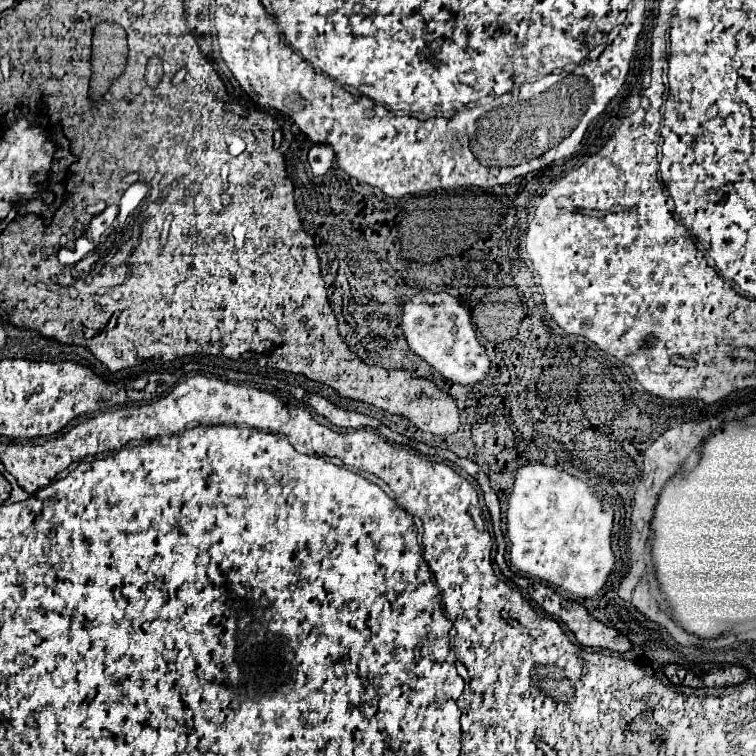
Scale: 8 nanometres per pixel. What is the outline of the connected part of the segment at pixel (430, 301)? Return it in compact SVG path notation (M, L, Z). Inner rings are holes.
M420 292L404 304L400 326L410 350L424 358L434 370L438 370L444 380L474 386L486 380L486 376L490 374L492 360L488 358L486 348L476 336L470 310L458 298L446 292Z

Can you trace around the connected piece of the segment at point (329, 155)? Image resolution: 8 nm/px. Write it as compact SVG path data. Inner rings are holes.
M318 144L318 146L312 146L312 150L308 152L308 162L310 162L310 168L316 176L322 176L328 172L328 168L332 166L332 160L334 160L334 152L330 146L326 144Z

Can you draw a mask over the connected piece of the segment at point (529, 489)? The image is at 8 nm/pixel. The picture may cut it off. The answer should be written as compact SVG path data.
M540 462L522 466L506 512L510 562L520 572L568 592L570 598L596 596L616 564L610 548L612 516L612 506L598 500L586 482Z

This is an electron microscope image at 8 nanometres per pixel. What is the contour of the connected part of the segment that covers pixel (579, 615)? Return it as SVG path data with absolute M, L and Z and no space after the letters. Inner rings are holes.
M538 584L534 588L534 600L552 616L560 618L576 636L578 644L590 648L608 648L612 652L632 650L630 638L616 632L614 628L604 626L600 620L592 618L590 612L578 602L570 602L564 596L556 594L552 588Z

